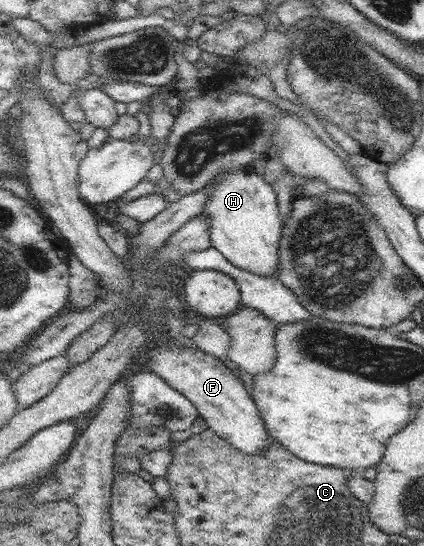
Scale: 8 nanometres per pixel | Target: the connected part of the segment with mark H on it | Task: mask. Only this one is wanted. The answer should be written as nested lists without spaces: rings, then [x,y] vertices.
[[[251,167],[226,173],[214,185],[204,213],[211,222],[212,244],[235,265],[262,276],[278,275],[286,219],[278,191],[265,175],[259,175]]]

